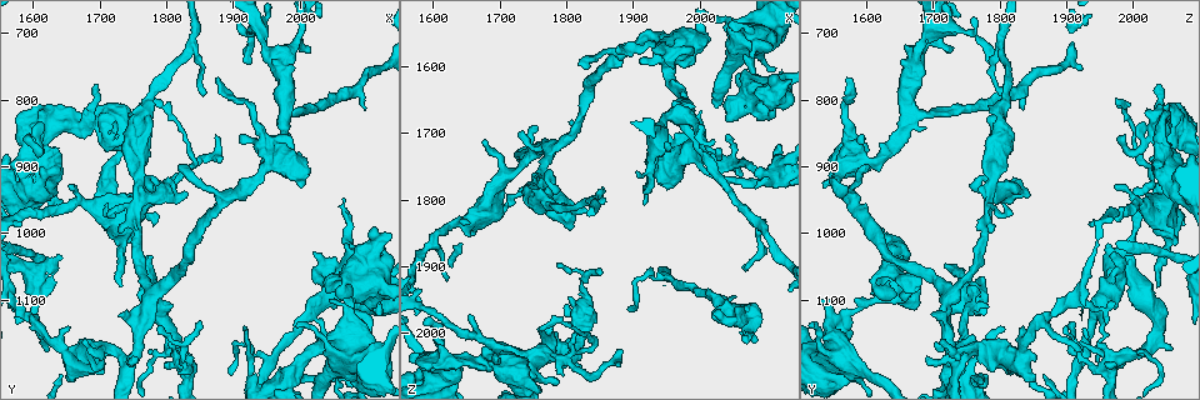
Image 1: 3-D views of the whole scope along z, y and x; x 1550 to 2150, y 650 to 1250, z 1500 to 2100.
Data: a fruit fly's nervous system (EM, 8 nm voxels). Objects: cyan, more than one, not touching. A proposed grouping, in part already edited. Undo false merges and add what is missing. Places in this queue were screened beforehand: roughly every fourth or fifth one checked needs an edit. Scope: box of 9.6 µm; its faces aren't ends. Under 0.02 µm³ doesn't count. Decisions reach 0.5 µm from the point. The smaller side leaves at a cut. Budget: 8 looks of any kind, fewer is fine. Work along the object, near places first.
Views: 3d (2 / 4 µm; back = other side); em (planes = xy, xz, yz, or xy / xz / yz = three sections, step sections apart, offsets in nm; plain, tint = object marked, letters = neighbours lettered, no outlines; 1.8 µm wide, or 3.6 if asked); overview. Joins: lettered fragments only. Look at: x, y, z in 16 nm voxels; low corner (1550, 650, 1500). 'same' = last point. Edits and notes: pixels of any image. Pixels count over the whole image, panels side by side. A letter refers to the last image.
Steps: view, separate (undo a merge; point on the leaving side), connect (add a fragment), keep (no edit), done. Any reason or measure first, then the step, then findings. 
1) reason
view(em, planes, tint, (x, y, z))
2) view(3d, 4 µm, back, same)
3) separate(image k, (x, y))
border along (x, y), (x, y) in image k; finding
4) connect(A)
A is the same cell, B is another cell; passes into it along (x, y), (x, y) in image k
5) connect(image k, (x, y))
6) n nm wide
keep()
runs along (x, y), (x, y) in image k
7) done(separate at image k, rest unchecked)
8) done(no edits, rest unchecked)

closes a loop
view(em, planes, tint, (2050, 1070, 1650))

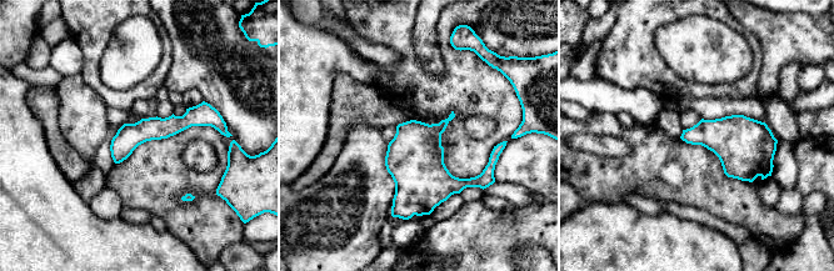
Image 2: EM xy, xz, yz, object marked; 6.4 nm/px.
what lies round it
view(em, planes, letters, same)

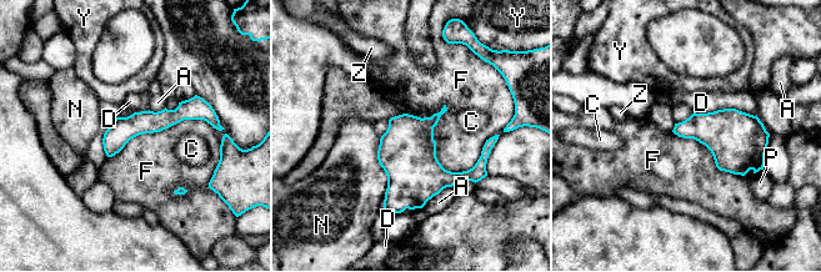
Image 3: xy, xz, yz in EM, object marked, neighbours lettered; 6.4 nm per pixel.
keep()
A, C, D, F, N, P, Y and Z are other cells; border along (408, 112), (497, 135) in image 3; continuous, no second cell

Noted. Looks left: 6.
abrupt turn
view(3d, 4 µm, (1950, 1190, 1915))

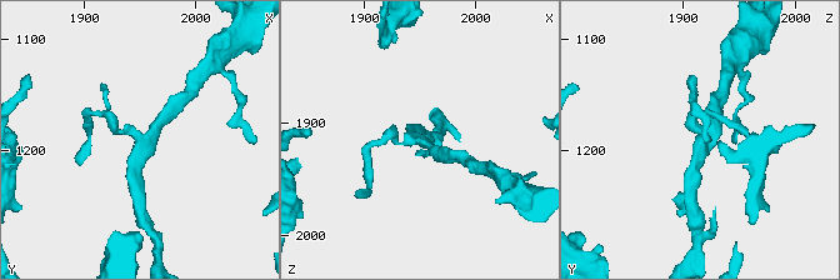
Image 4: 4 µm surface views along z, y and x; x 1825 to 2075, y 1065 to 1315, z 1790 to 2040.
view(em, xz, step 4, tint, (1950, 1188, 1918))

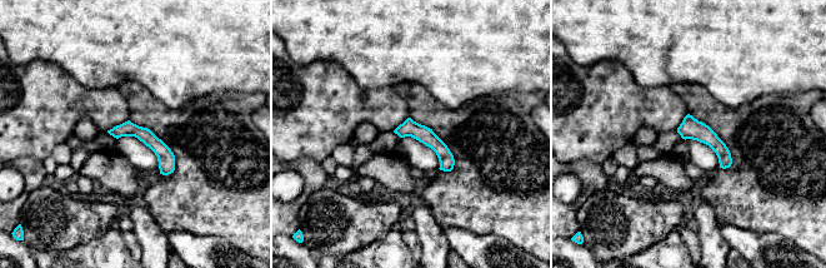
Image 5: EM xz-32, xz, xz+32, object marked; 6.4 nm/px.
view(em, planes, letters, same)

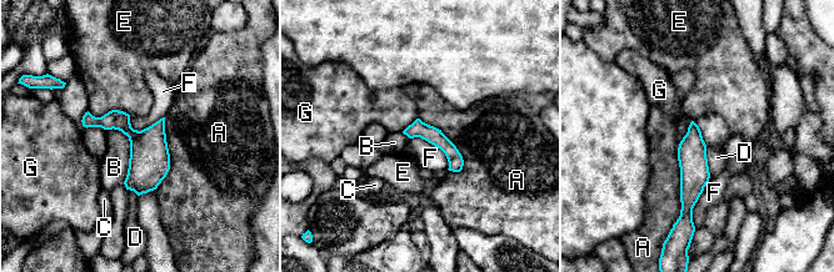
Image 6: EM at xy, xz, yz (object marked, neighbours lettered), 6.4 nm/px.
keep()
A, B, C, D, E, F and G are other cells; border along (409, 137), (437, 146), (449, 167) in image 6; continuous, no second cell

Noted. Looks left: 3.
thin end
view(3d, 4 µm, (2065, 950, 1995))

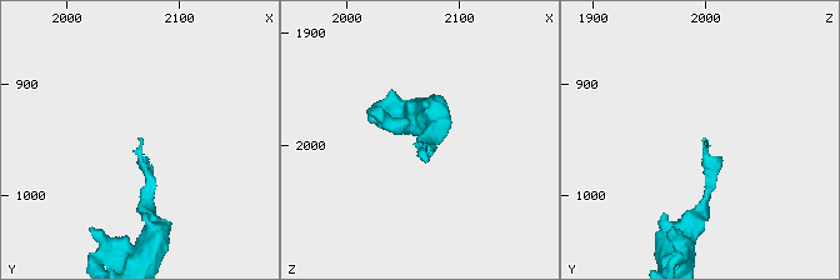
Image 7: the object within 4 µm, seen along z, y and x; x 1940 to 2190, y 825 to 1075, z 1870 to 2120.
view(em, planes, tint, (2066, 948, 1998))

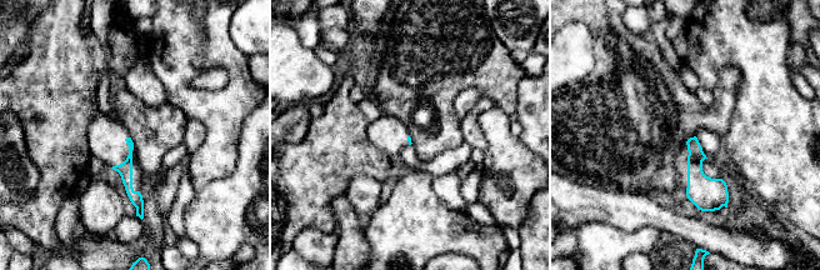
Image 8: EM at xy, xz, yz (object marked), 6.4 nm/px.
view(em, planes, letters, same)

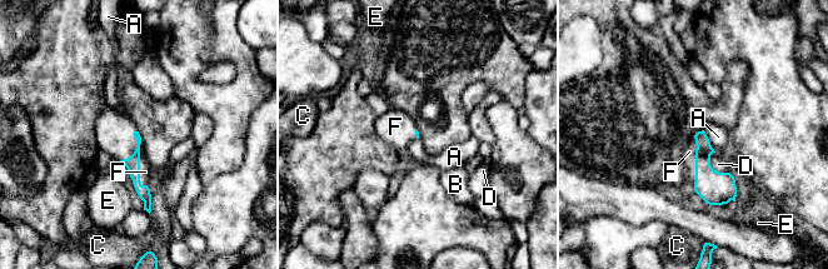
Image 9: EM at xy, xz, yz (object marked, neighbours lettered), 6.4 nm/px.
connect(F)
F is the same cell, A, B, C, D and E are other cells; passes into it along (133, 163), (139, 165), (145, 172) in image 9; it goes on there

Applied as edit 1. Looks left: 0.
done(connect at image 9, rest unchecked)

